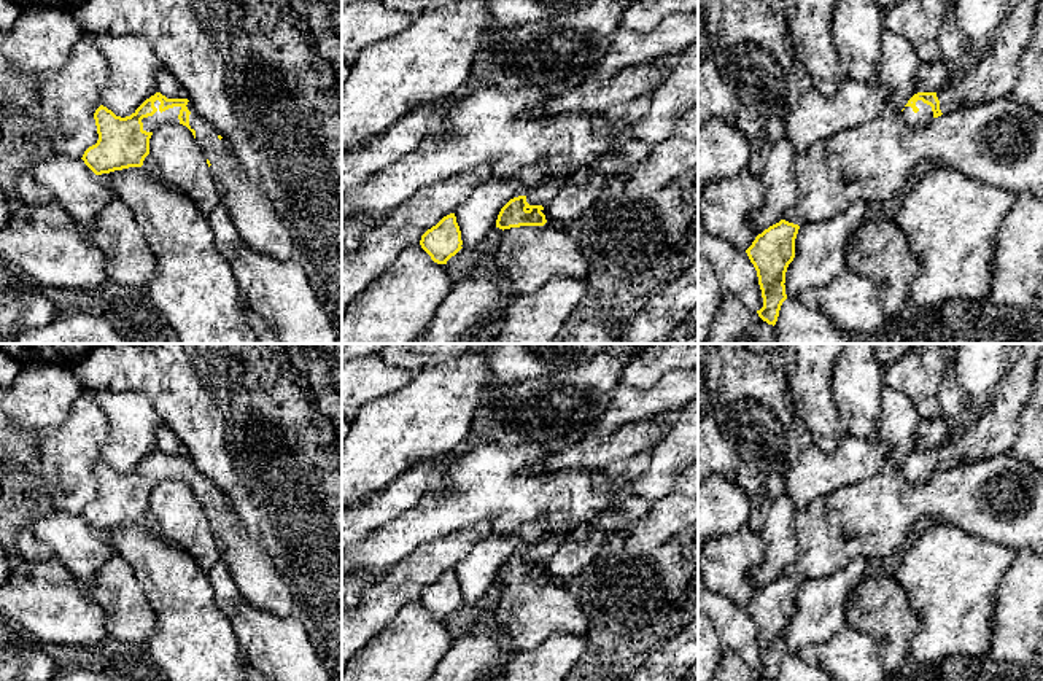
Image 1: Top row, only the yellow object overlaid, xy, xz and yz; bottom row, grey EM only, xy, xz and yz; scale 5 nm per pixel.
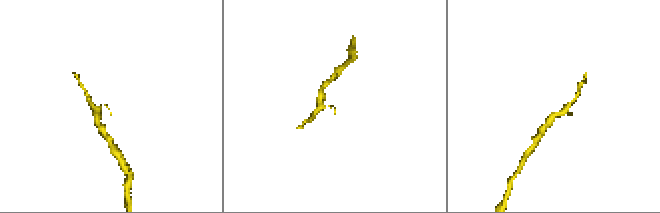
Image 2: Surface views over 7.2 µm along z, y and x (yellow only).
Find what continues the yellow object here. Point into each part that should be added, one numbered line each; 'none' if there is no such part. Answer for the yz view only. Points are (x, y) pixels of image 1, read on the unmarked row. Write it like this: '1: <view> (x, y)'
1: yz (924, 471)

